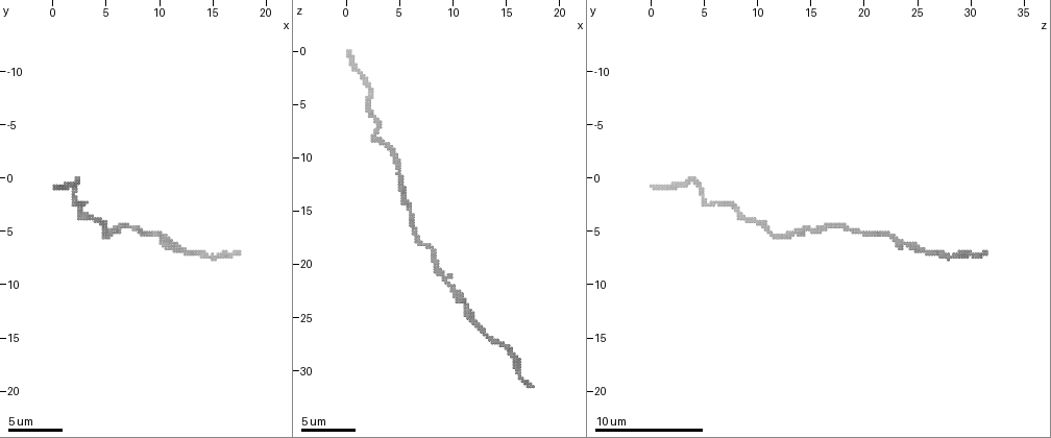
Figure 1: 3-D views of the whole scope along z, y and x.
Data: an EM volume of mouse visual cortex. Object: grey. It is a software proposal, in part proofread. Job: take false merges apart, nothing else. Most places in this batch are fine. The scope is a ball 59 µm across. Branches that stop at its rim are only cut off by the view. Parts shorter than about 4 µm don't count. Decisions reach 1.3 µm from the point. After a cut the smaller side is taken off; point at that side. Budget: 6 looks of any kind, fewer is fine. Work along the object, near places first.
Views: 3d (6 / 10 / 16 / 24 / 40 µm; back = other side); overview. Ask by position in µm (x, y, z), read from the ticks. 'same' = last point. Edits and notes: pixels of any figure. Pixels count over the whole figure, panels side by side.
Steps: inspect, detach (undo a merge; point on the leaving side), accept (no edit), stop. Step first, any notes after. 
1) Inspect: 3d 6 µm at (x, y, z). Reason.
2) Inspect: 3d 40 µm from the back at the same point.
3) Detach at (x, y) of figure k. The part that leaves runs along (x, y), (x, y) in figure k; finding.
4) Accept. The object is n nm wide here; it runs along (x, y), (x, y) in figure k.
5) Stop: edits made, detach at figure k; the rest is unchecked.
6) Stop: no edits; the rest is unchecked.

Inspect: 3d 10 µm at (15.6, 7.4, 28.2). Thin neck.

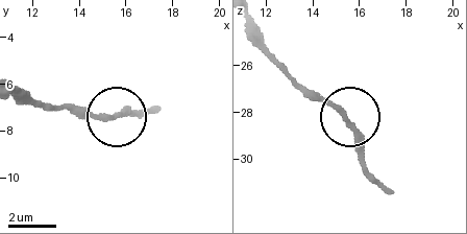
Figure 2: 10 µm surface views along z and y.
Accept. All the same cell.

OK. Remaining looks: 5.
Inspect: 3d 10 µm at (6.4, 4.6, 17.6). Thick turns thin.

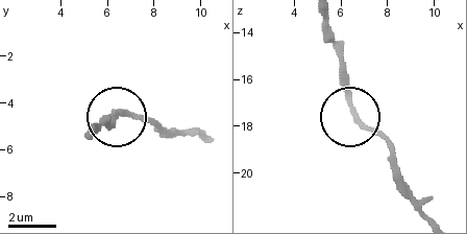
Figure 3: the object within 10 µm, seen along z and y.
Inspect: 3d 10 µm from the back at (6.6, 4.4, 17.5).

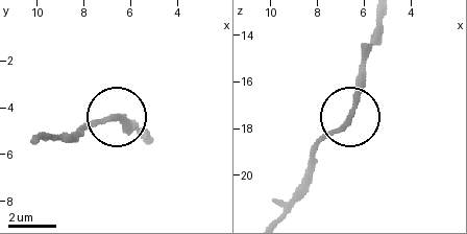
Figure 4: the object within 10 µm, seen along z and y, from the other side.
Accept. The object is 230 nm wide here; one cell here.

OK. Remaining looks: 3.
Inspect: 3d 10 µm at (4.4, 4.0, 9.2). Thin neck.

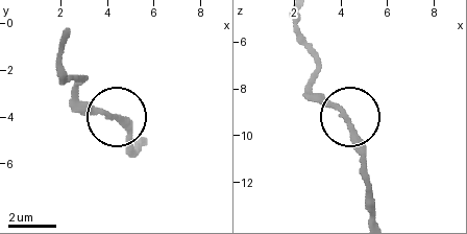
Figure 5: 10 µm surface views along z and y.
Accept. It runs along (375, 213), (349, 119), (312, 89) in figure 5; one cell here.

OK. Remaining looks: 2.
Stop: no edits; the rest is unchecked.

